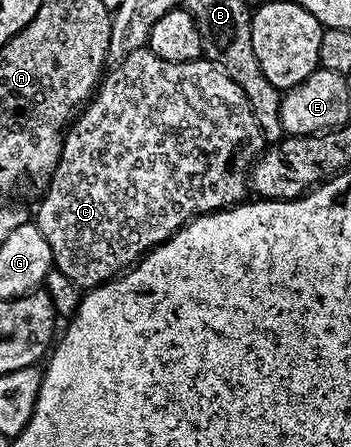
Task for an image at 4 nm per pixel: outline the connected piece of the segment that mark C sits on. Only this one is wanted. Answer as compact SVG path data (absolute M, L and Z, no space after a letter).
M141 47L118 61L112 68L115 69L102 77L101 87L78 113L74 123L66 129L63 151L59 153L59 165L46 185L47 193L39 204L37 217L41 234L45 234L45 242L49 242L54 271L59 271L69 283L76 284L77 287L83 288L82 290L90 290L99 284L114 280L124 270L132 267L140 257L150 252L155 245L166 242L178 228L183 228L196 216L205 216L208 212L219 212L222 208L233 208L236 204L244 203L248 199L253 161L265 151L265 141L257 126L257 118L253 118L253 110L241 86L237 86L237 82L233 82L233 78L229 78L229 74L225 74L225 70L218 68L212 60L200 58L185 62L169 62L165 58L157 58L146 47Z

